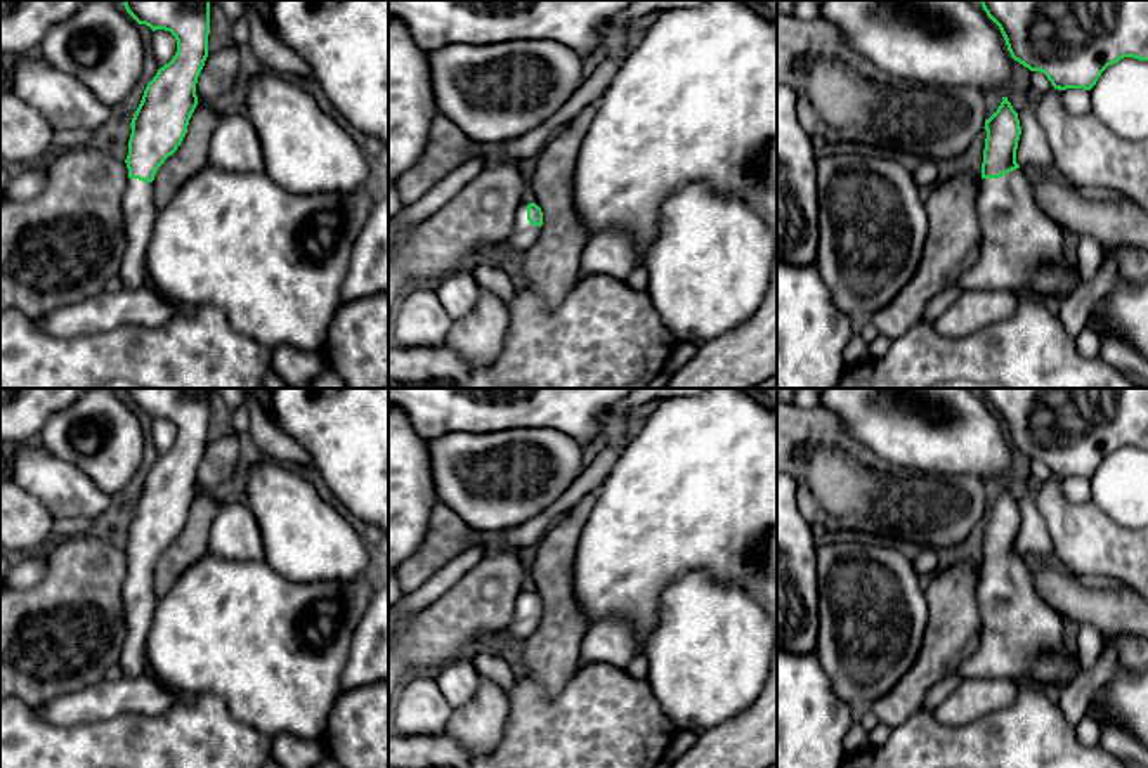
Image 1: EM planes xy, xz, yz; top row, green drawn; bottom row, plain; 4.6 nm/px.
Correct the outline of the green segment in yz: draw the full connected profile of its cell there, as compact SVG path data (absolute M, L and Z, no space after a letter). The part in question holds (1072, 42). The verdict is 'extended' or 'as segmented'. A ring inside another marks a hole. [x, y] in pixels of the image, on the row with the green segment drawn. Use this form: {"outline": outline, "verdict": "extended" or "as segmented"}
{"outline": "M982 0L987 16L999 26L1014 61L1040 71L1058 90L1091 90L1101 73L1124 57L1148 61L1148 0Z", "verdict": "as segmented"}

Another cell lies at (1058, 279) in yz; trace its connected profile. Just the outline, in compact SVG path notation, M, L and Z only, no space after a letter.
M1070 246L1061 262L1039 267L1027 283L1025 291L1063 300L1084 284L1086 279L1082 276L1079 258Z

